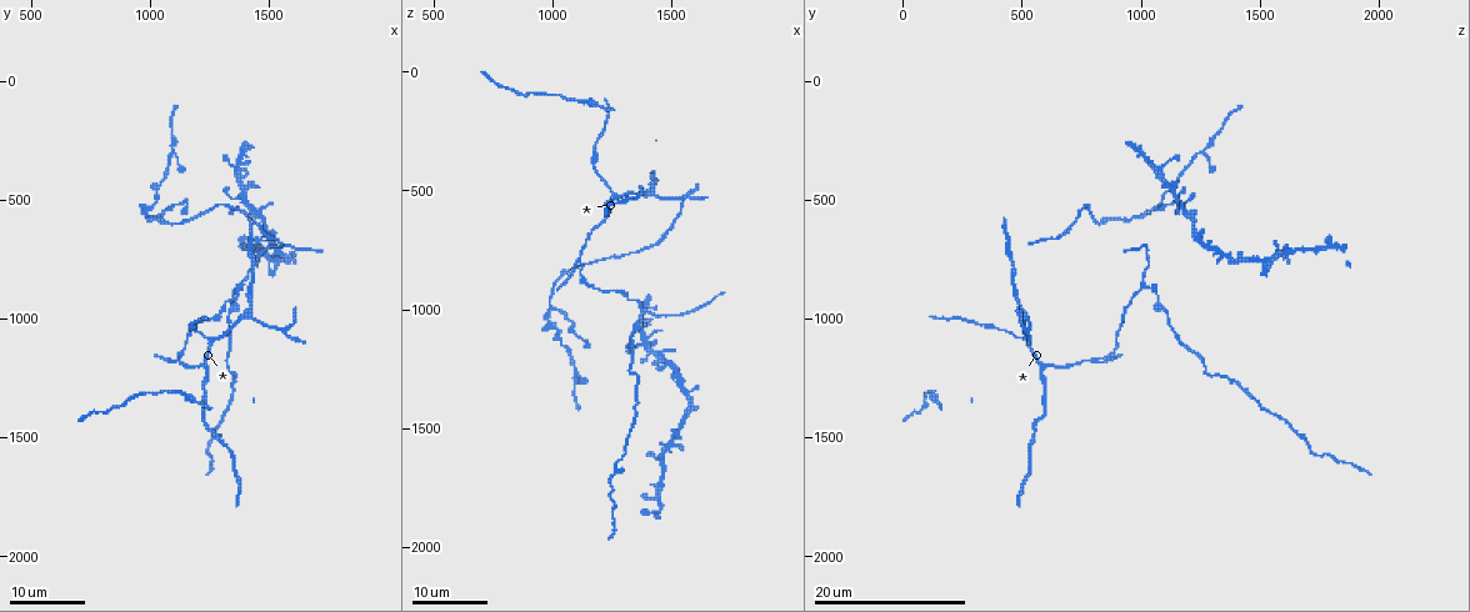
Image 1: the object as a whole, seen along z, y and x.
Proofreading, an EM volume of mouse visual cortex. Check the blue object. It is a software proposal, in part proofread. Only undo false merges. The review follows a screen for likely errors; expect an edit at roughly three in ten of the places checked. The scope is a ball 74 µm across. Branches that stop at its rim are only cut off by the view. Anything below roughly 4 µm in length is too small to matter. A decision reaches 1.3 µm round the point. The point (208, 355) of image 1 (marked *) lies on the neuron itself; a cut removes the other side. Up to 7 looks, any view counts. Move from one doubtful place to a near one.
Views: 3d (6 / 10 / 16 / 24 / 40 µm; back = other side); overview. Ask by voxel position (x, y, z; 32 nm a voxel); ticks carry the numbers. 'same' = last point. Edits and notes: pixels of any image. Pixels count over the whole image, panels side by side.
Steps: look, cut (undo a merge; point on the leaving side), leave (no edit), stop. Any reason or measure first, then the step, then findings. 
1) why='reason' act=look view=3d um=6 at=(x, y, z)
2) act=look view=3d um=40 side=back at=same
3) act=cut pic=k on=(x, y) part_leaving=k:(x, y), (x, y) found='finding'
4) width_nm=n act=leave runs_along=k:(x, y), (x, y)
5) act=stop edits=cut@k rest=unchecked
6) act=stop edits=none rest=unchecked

why='thin neck' act=look view=3d um=16 at=(1230, 1380, 600)

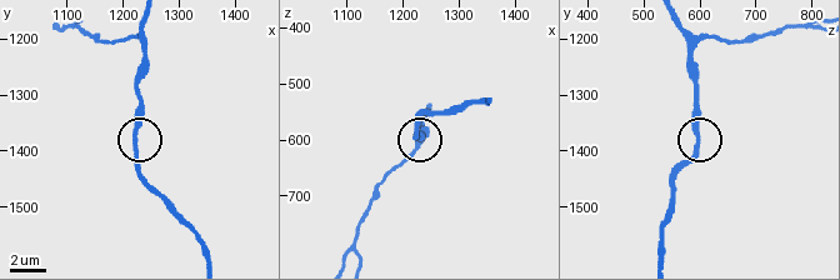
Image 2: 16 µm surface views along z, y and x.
act=look view=3d um=6 at=(1215, 1390, 600)

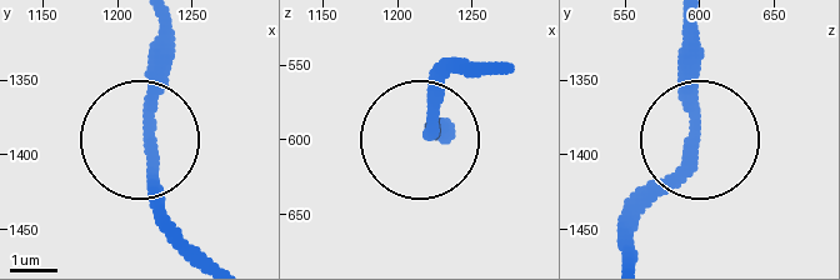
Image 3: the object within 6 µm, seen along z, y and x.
act=leave runs_along=3:(159, 23), (146, 190), (159, 223) found='all the same neuron'

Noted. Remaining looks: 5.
act=look view=3d um=24 at=(1120, 1170, 790)

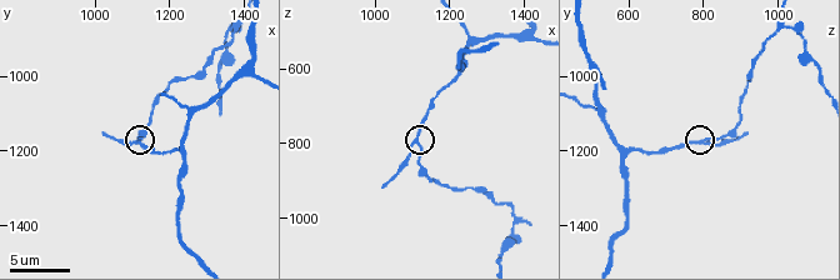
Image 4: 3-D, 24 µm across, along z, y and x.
act=look view=3d um=10 at=(1100, 1170, 800)

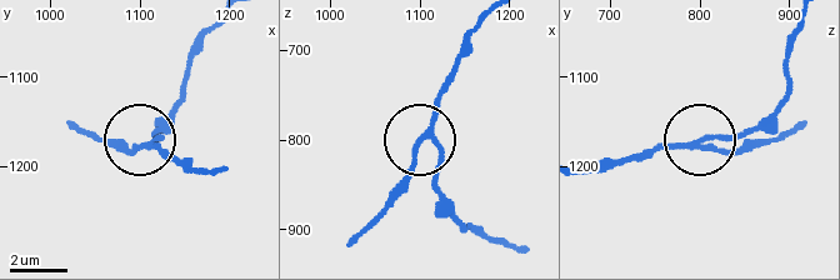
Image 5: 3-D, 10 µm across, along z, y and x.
act=look view=3d um=6 at=(1110, 1175, 795)

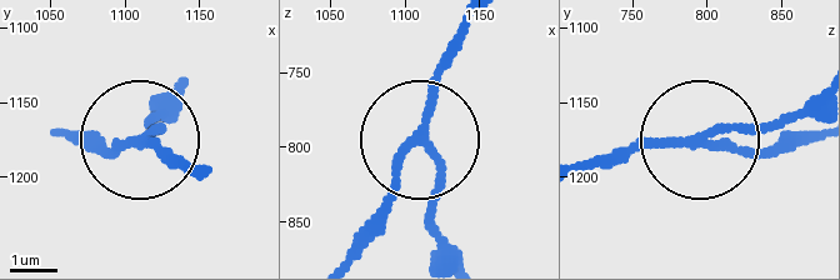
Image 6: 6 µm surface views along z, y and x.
side_arm_um=5 act=leave runs_along=6:(189, 169), (160, 141), (105, 153), (69, 141) found='one neuron here'

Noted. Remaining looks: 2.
why='a fork' act=look view=3d um=6 at=(1230, 1210, 590)

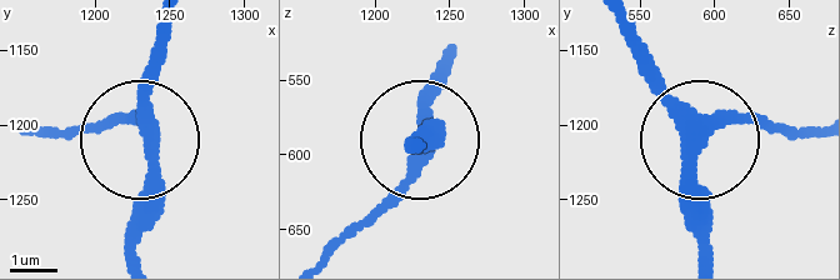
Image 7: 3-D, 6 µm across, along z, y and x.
width_nm=300 act=leave runs_along=7:(160, 56), (136, 256) found='one neuron here'

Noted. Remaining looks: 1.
act=stop edits=none rest=unchecked

